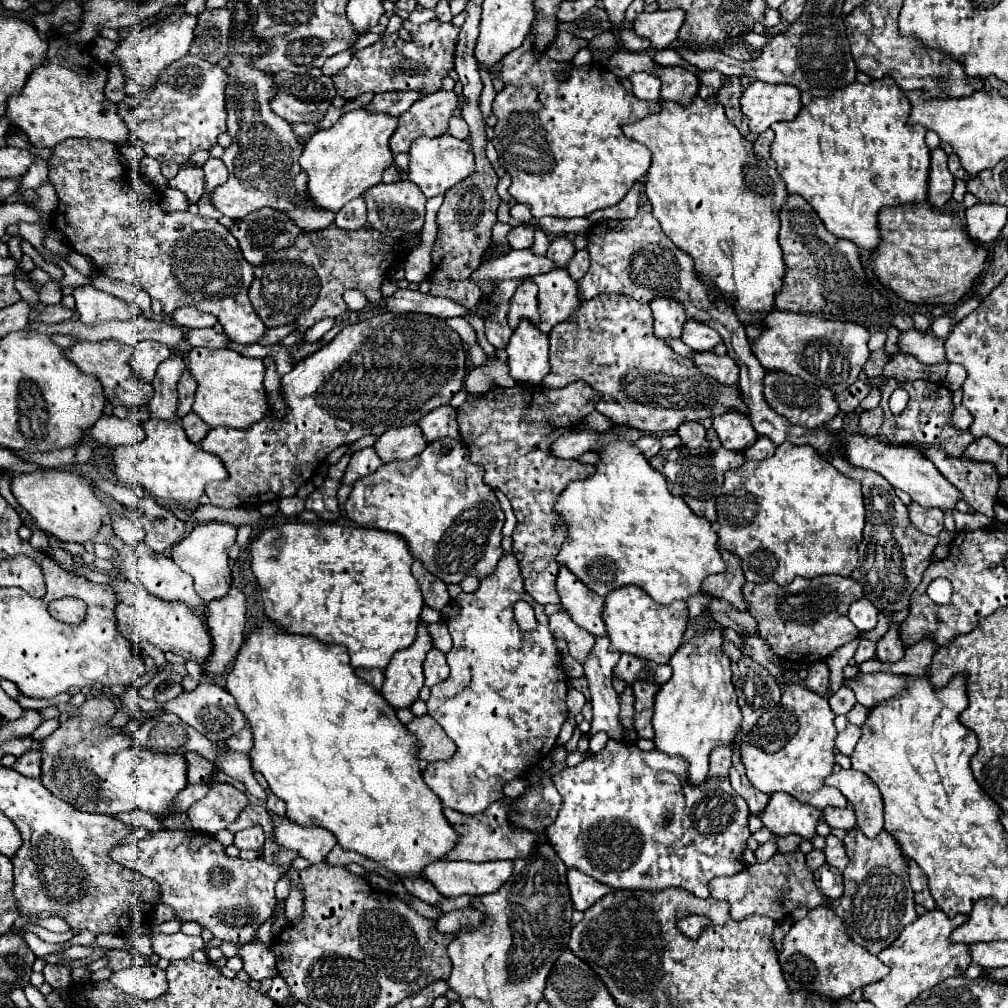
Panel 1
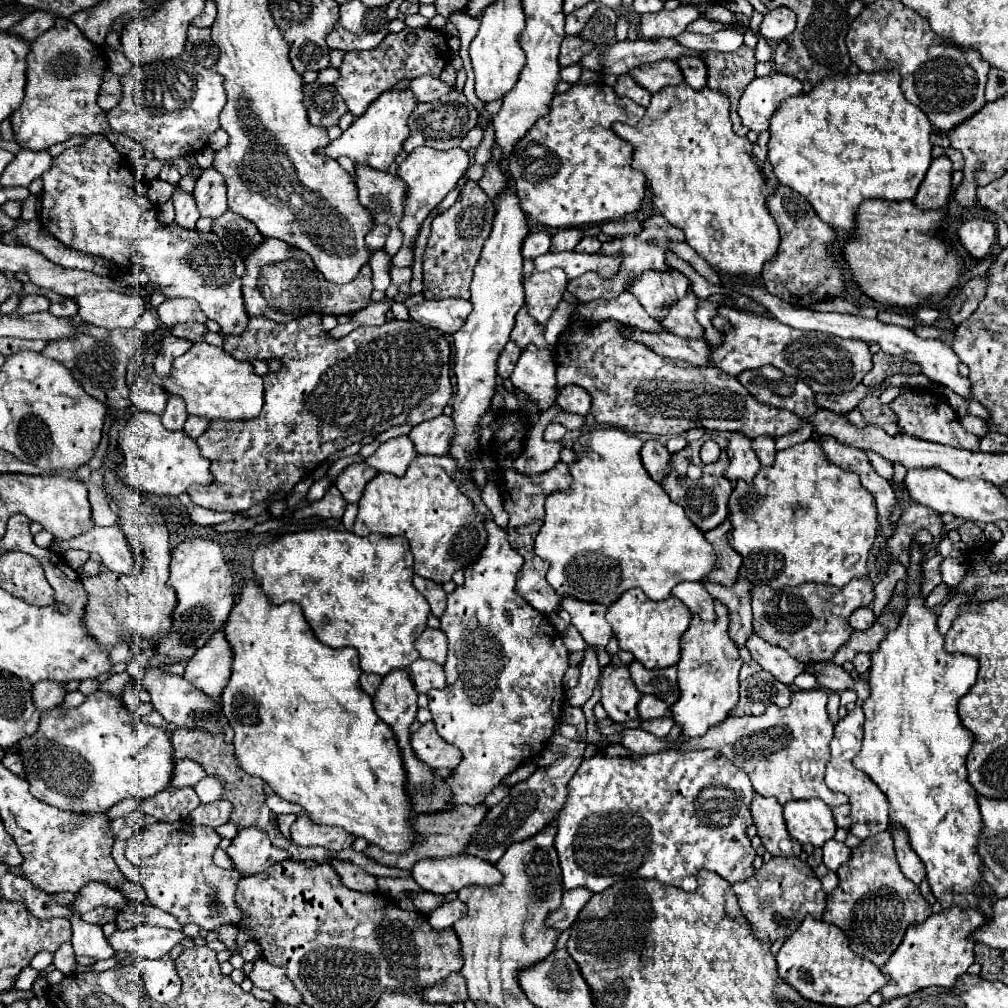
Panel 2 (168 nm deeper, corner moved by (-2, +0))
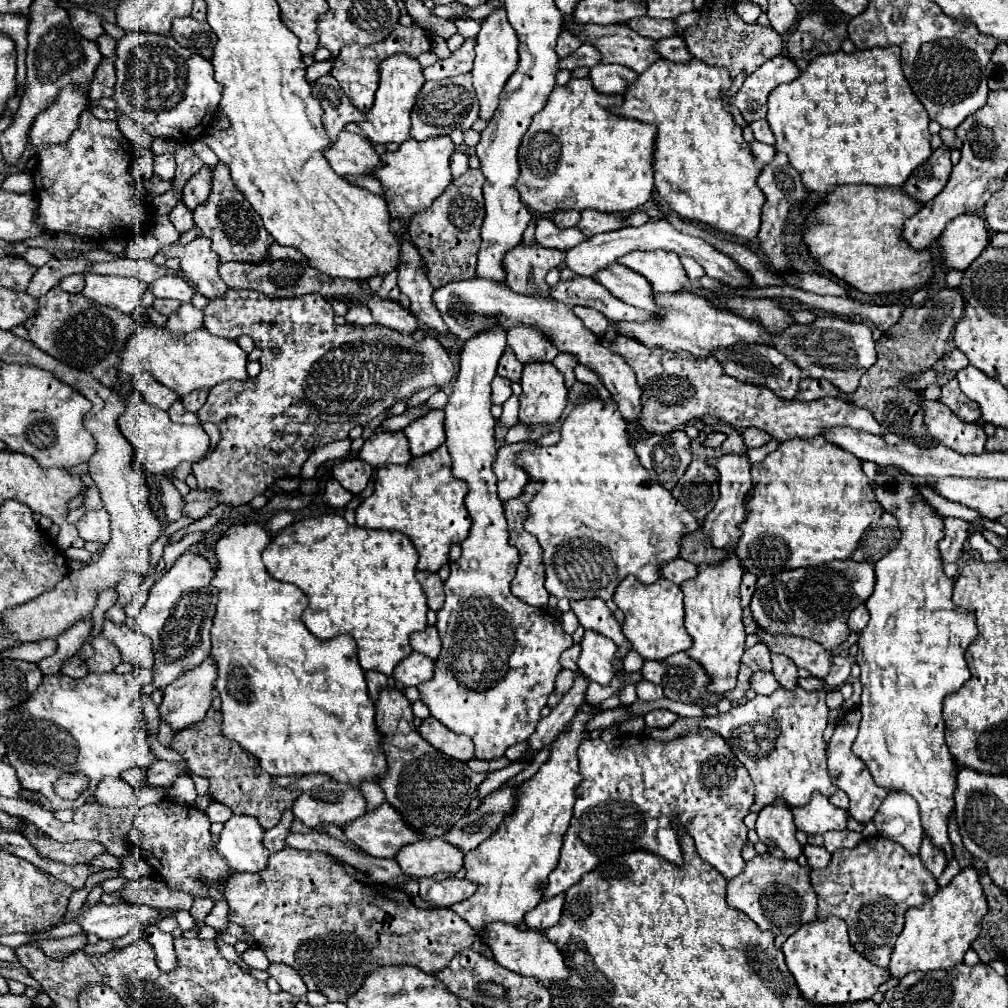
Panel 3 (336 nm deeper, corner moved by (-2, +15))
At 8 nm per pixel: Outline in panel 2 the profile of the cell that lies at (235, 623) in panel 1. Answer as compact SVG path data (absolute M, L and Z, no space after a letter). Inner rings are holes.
M219 629L205 647L197 651L197 655L187 663L183 677L191 681L199 691L205 691L209 699L219 701L221 691L225 689L231 677L231 649Z

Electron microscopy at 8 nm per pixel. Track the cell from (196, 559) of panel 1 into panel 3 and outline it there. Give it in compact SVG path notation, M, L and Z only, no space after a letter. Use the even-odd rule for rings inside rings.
M185 552L149 590L147 602L137 616L137 628L153 642L153 684L161 690L171 684L179 672L201 664L211 652L211 626L217 606L217 596L211 592L213 578L215 568L205 556Z

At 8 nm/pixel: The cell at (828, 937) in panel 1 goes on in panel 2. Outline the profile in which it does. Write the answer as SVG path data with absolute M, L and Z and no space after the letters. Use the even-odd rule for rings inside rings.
M813 917L803 919L799 929L783 943L777 953L777 967L781 979L795 987L805 999L829 1007L855 1007L865 1003L871 993L887 983L881 969L849 949L847 937L839 927L815 921Z

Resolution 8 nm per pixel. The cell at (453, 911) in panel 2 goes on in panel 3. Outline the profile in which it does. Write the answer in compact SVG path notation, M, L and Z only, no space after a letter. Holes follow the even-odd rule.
M419 878L419 898L439 906L449 908L457 902L467 900L475 892L475 884L469 880L459 878L445 878L445 880L433 880L433 878Z

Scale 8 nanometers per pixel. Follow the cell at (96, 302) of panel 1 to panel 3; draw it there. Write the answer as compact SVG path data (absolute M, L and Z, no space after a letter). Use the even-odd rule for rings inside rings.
M85 276L83 296L121 310L123 314L133 314L143 298L143 282L135 278L121 278L121 276Z

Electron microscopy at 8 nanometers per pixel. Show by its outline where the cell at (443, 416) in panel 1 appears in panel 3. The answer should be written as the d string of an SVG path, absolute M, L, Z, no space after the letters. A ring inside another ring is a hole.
M429 410L403 430L411 442L413 456L433 452L443 444L443 418L443 410Z

